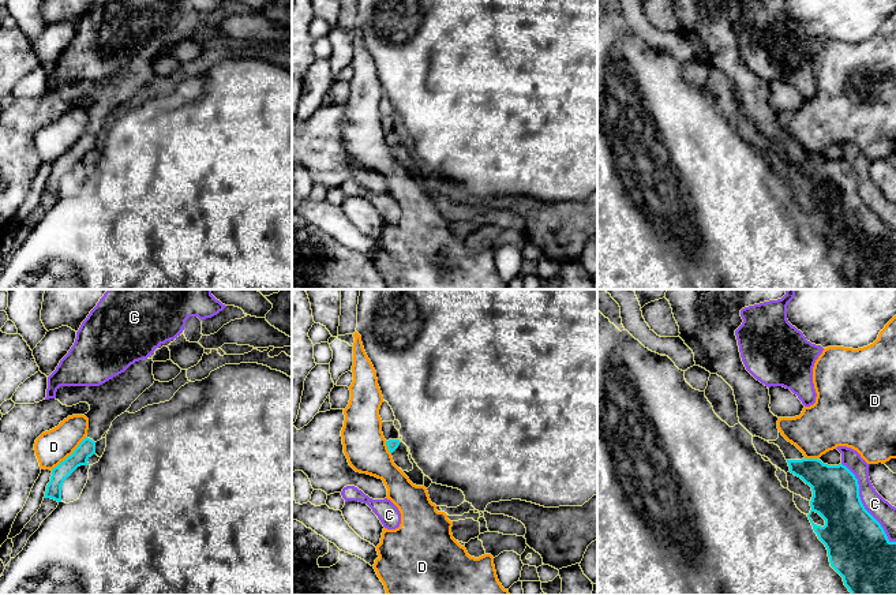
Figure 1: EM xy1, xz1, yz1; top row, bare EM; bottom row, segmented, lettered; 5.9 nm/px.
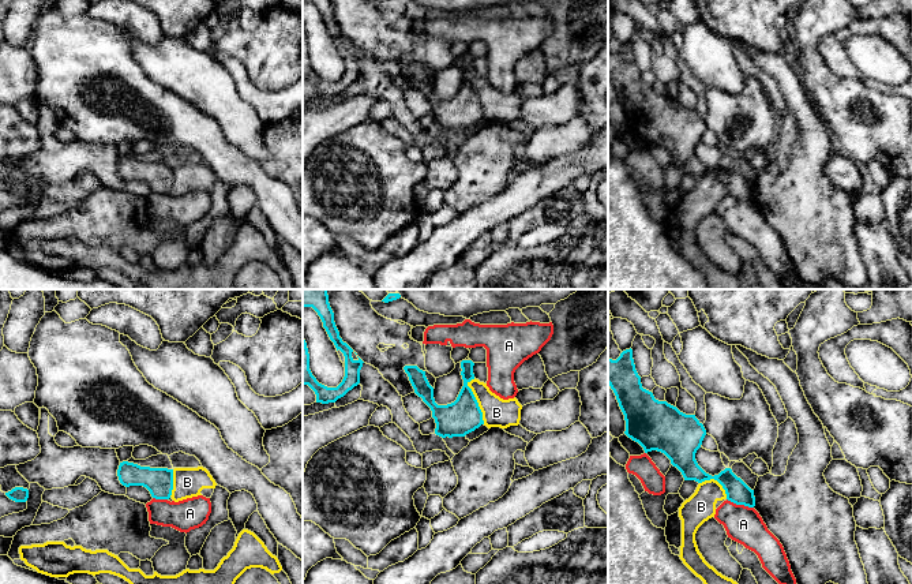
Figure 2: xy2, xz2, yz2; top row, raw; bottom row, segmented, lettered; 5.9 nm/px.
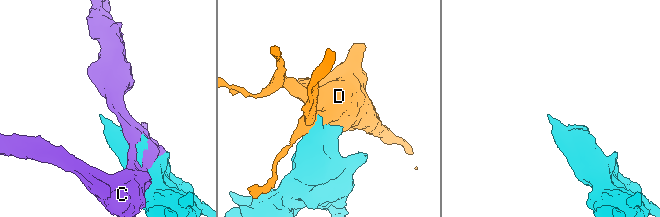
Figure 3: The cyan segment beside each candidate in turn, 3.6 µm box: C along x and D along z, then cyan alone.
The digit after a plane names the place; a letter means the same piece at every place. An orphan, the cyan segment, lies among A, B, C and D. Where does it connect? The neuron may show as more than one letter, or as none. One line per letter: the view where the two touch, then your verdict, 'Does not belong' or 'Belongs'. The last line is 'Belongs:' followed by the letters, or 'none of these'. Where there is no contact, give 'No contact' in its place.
A: Touches cyan in yz2. Does not belong
B: Touches cyan in xz2. Does not belong
C: Touches cyan in yz1. Does not belong
D: Touches cyan in xy1. Does not belong
Belongs: none of these

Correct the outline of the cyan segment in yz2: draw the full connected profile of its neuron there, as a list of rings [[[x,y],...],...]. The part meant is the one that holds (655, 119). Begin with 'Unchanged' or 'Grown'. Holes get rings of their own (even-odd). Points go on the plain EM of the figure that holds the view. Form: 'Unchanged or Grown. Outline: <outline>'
Unchanged. Outline: [[[631,42],[623,45],[616,55],[608,52],[608,79],[624,109],[624,128],[638,136],[645,147],[661,146],[684,175],[702,177],[714,173],[725,184],[728,195],[755,201],[754,184],[731,162],[712,171],[698,160],[695,147],[706,130],[703,119],[695,109],[686,109],[667,96],[656,94],[652,86],[642,82]]]

